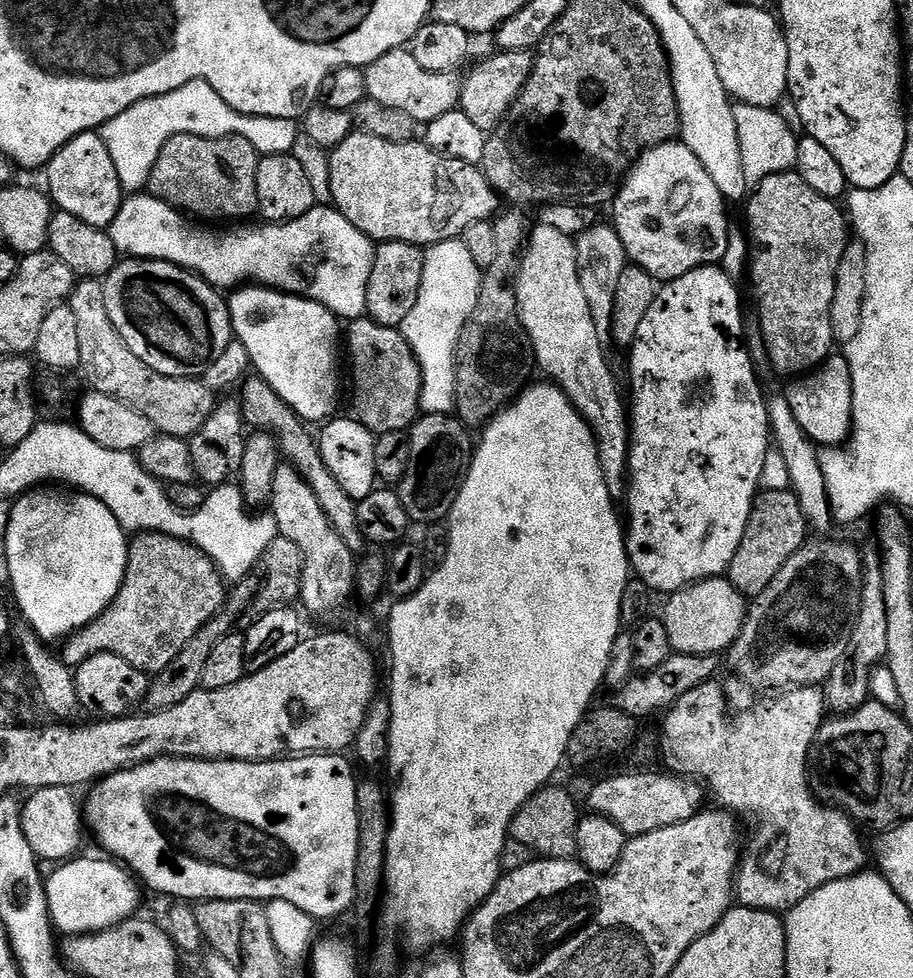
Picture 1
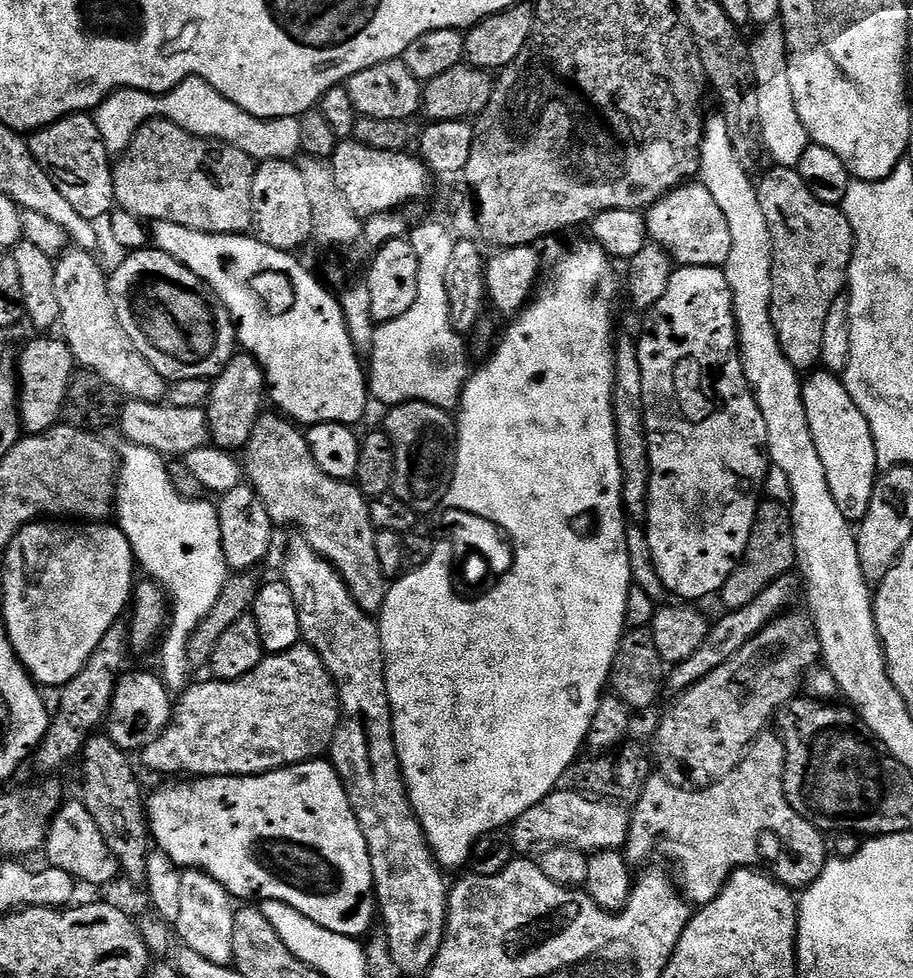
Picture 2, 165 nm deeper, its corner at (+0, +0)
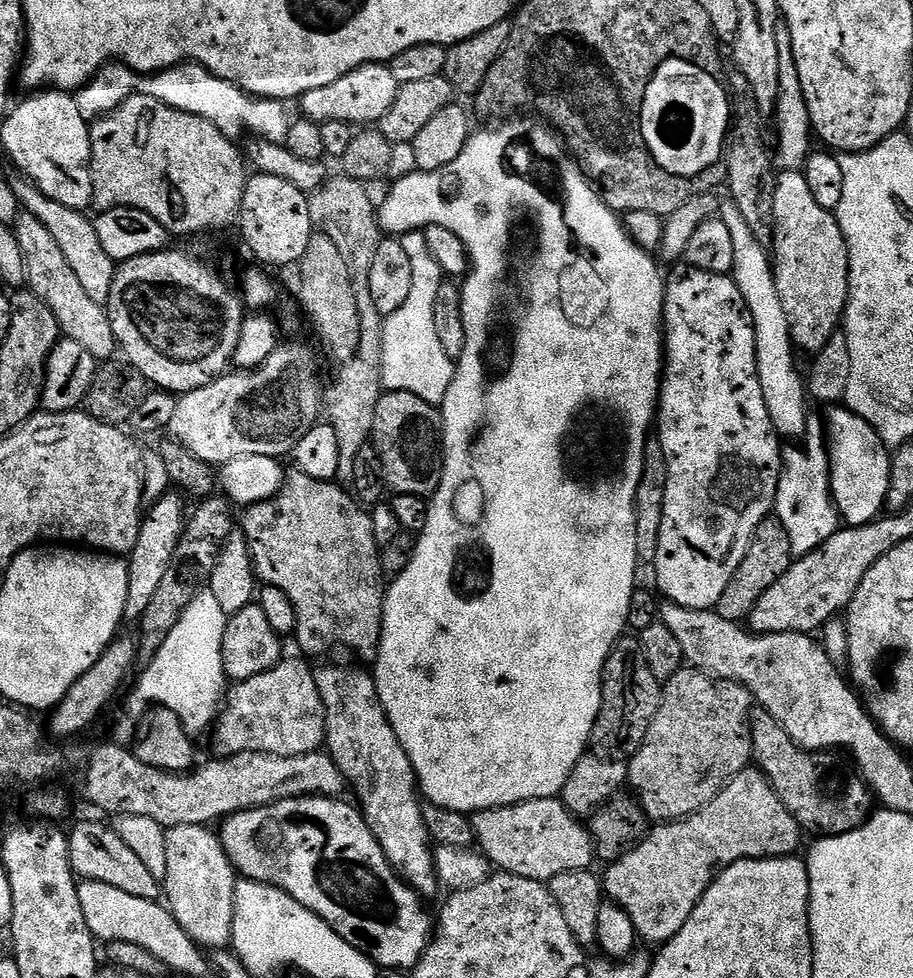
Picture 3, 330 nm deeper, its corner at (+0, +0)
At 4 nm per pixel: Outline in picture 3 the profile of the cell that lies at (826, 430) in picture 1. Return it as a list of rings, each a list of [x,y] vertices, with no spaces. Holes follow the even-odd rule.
[[[832,406],[827,409],[826,439],[828,441],[828,460],[832,463],[832,498],[836,501],[836,509],[840,511],[841,521],[847,527],[857,528],[863,524],[870,524],[885,511],[890,490],[890,466],[892,452],[882,438],[858,414],[854,414],[847,406]]]

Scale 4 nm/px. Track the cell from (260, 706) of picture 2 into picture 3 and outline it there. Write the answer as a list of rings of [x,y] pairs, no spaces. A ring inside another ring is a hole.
[[[281,659],[266,674],[258,674],[258,678],[246,678],[233,683],[227,689],[222,707],[214,725],[216,732],[217,753],[224,756],[237,756],[243,752],[265,752],[275,756],[297,756],[310,754],[325,747],[324,739],[324,707],[318,694],[316,673],[303,664],[305,661]]]

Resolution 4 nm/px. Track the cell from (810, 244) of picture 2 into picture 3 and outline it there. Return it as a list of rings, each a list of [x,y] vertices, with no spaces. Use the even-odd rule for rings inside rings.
[[[803,171],[783,172],[776,178],[774,210],[772,211],[772,239],[770,255],[774,261],[778,302],[786,314],[793,345],[801,353],[815,354],[830,342],[830,338],[841,327],[844,308],[848,304],[848,247],[846,238],[836,221],[835,212],[827,212],[814,198]]]

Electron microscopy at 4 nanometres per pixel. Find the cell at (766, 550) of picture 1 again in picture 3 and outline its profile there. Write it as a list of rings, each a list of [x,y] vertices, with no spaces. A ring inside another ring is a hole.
[[[775,518],[762,521],[746,550],[746,558],[742,558],[738,570],[734,570],[734,578],[730,578],[730,586],[726,586],[722,598],[718,598],[715,612],[727,620],[747,621],[758,598],[762,598],[762,594],[766,594],[766,590],[770,590],[770,586],[774,586],[774,582],[786,574],[786,570],[790,570],[793,559],[790,534],[786,534],[786,526],[782,526],[782,522]]]

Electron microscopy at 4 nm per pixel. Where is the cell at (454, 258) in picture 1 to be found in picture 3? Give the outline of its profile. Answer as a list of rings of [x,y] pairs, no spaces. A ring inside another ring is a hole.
[[[408,230],[403,235],[400,245],[410,257],[410,294],[406,303],[383,321],[382,382],[387,391],[409,392],[422,398],[422,402],[440,406],[456,373],[454,357],[442,350],[438,326],[434,326],[438,290],[446,282],[446,277],[438,262],[434,262],[434,254],[430,254],[430,246],[426,246],[423,231]]]

